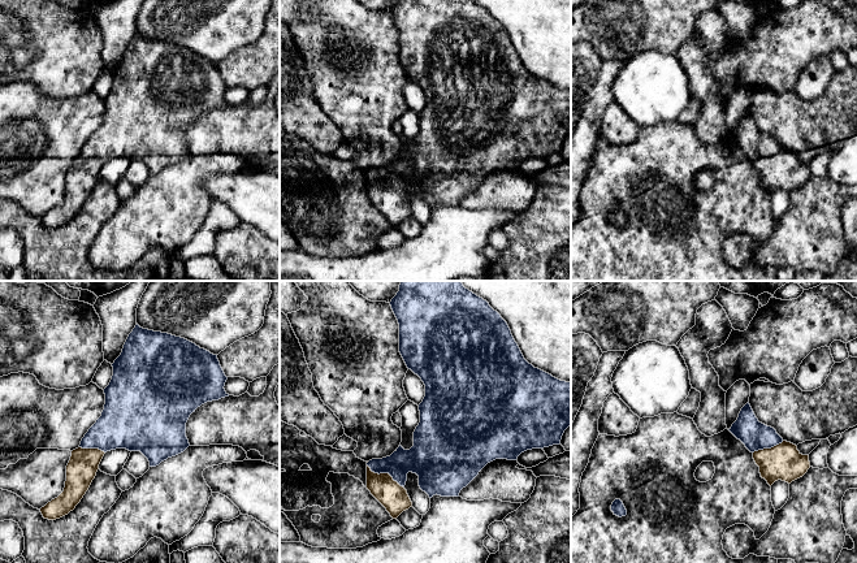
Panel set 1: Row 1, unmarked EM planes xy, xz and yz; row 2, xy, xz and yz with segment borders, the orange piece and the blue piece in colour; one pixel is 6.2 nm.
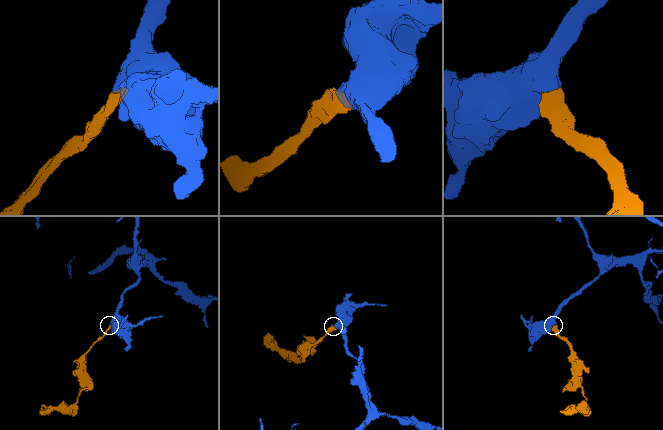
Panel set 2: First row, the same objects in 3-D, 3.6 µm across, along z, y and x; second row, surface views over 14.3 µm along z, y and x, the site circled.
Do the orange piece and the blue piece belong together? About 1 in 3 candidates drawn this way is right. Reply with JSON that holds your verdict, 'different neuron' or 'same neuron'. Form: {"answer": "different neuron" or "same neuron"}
{"answer": "same neuron"}

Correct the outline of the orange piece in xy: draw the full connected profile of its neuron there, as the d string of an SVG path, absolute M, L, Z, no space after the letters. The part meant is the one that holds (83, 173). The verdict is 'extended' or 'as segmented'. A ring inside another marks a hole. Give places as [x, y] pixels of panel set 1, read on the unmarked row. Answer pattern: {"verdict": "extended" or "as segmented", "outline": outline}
{"verdict": "extended", "outline": "M138 33L112 75L113 85L104 98L101 125L85 143L79 156L72 160L64 200L40 217L44 228L56 229L75 217L95 187L107 160L140 160L148 168L150 176L156 176L190 155L186 131L198 116L229 105L224 98L228 86L217 64L185 47L143 38Z"}

